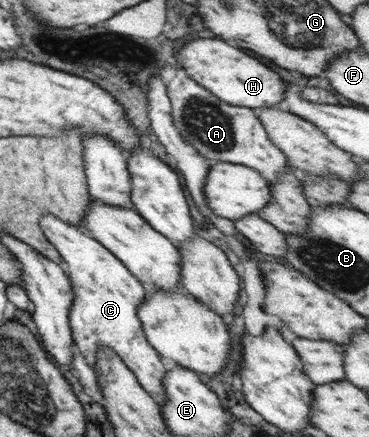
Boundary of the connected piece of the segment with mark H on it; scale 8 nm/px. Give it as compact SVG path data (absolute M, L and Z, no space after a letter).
M202 38L186 43L178 53L178 57L184 59L184 63L180 61L180 67L188 73L188 77L213 93L219 100L253 110L277 105L283 100L286 83L282 83L278 73L274 73L272 69L268 69L256 57L250 55L253 54L230 47L226 41Z

